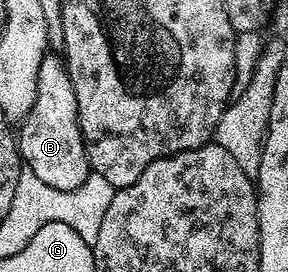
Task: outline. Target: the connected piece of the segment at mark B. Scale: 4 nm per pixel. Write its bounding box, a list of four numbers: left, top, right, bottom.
[17,55,89,191]

